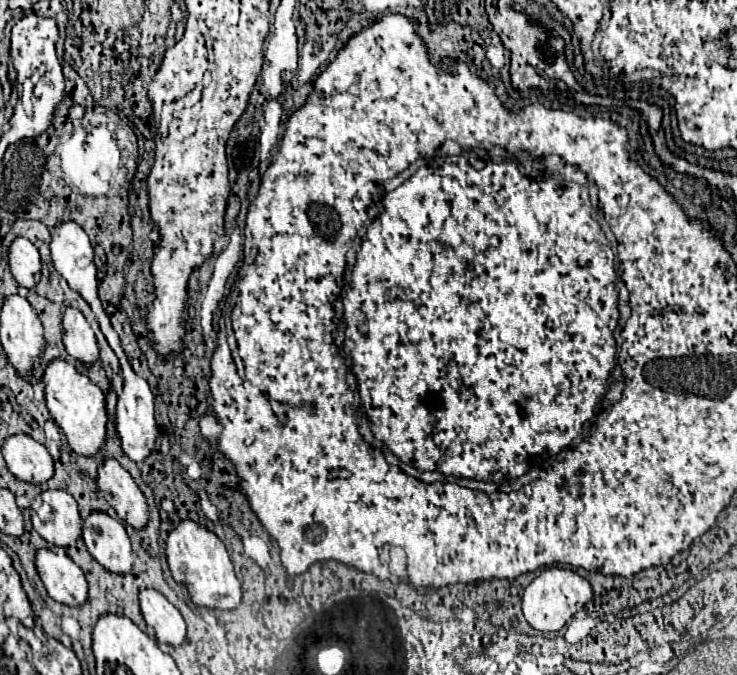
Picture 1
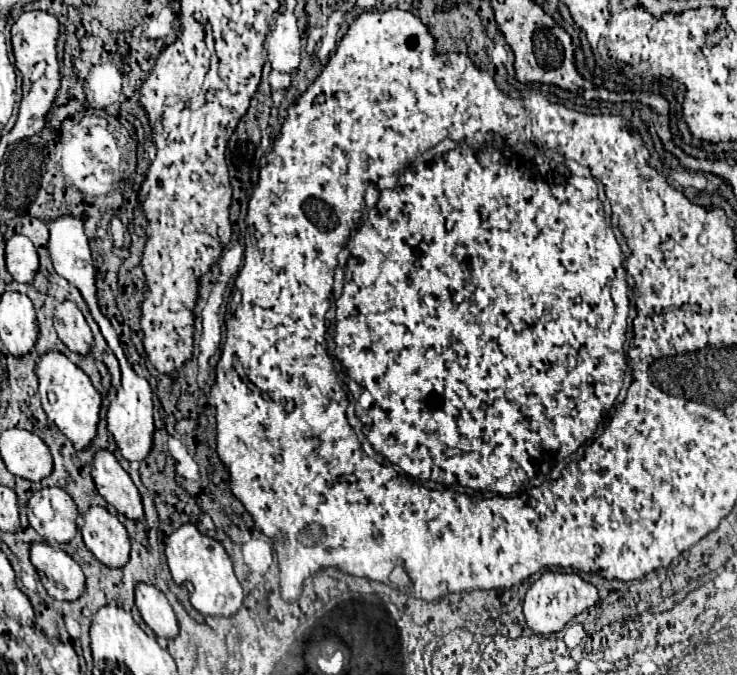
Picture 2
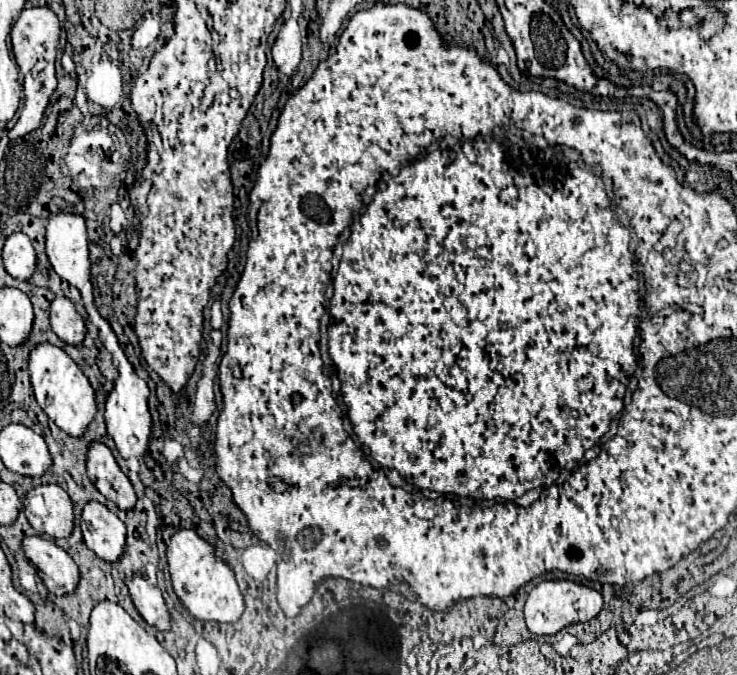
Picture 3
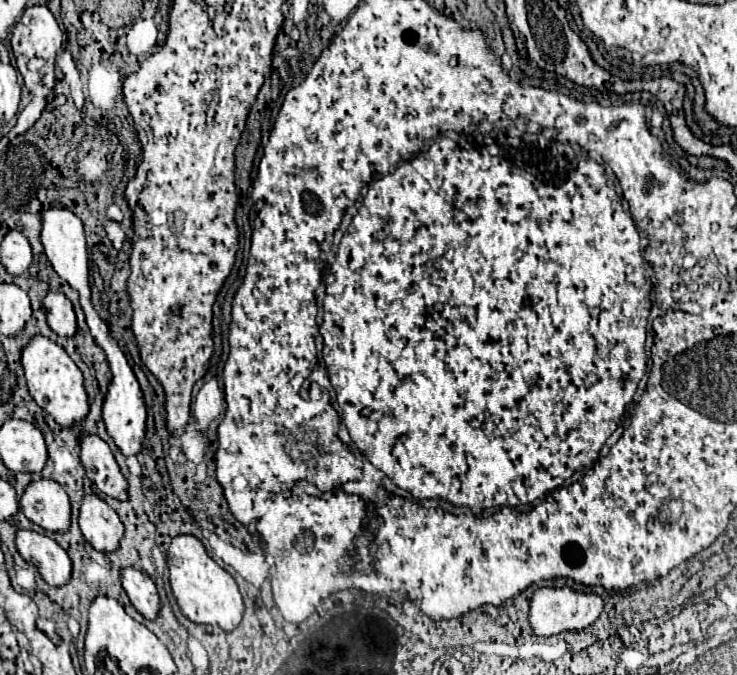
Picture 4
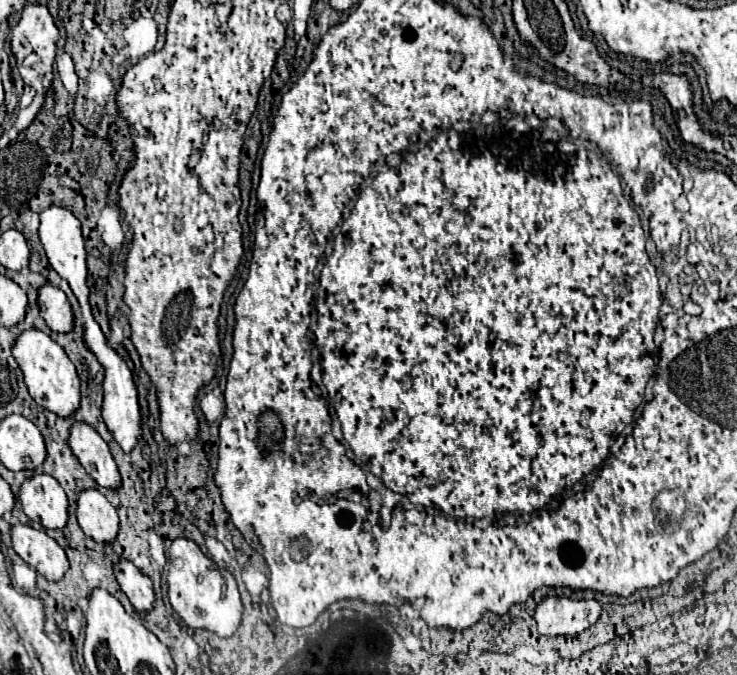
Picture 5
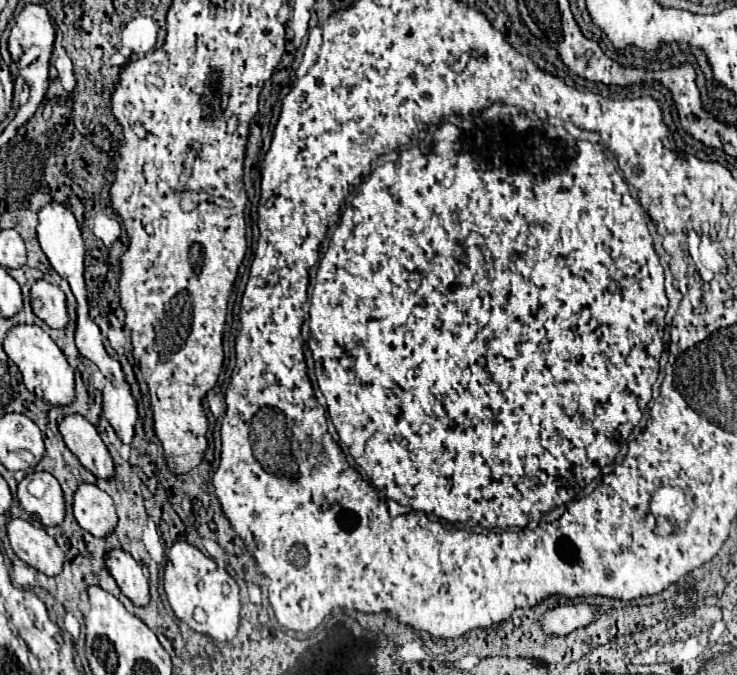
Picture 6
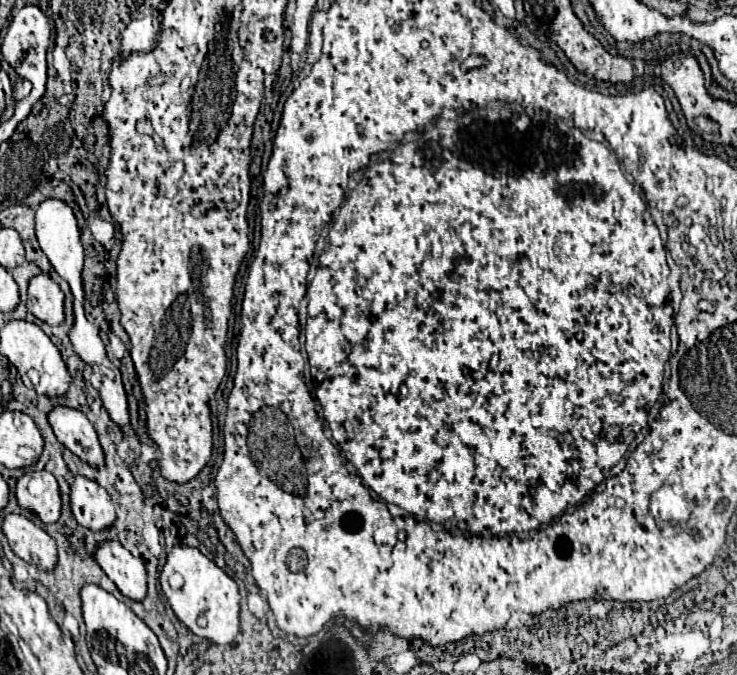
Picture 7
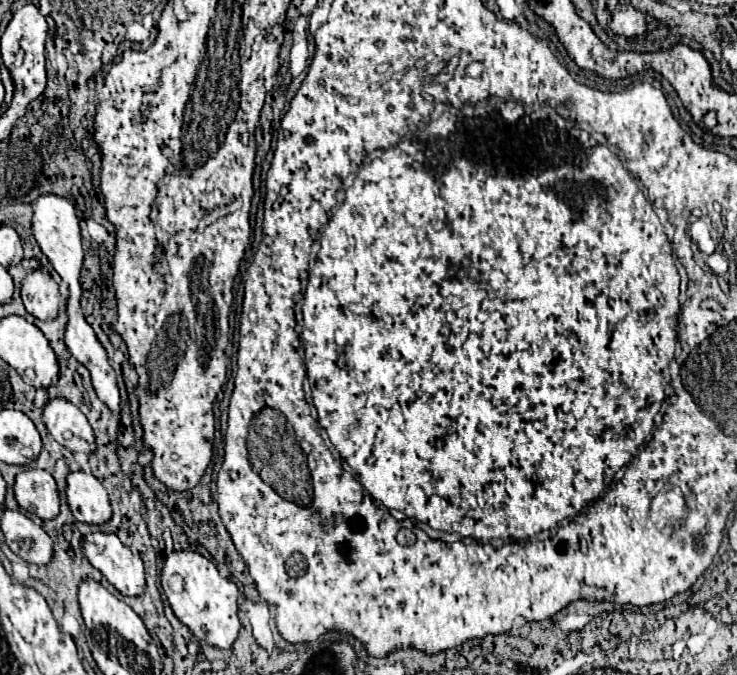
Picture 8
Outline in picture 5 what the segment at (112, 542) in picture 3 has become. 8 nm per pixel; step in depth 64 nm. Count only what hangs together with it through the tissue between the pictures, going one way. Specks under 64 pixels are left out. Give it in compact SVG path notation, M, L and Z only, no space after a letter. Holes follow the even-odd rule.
M84 490L78 496L78 524L86 536L98 544L116 540L120 520L114 506L98 490Z

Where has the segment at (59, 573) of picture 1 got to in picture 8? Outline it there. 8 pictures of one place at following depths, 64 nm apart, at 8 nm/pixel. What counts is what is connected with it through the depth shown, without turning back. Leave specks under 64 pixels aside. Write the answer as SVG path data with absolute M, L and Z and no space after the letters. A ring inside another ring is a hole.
M6 510L2 532L10 550L30 564L48 564L54 554L52 538L18 510Z

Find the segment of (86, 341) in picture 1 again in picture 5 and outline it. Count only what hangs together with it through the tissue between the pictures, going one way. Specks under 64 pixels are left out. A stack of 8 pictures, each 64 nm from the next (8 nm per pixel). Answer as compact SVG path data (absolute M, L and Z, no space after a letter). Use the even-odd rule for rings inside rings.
M44 284L38 294L40 316L46 320L52 332L70 332L74 326L74 314L66 294L50 284Z

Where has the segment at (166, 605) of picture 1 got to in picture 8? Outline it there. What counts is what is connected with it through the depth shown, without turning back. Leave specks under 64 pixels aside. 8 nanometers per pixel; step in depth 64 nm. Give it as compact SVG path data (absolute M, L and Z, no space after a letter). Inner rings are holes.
M94 532L82 540L86 558L124 596L142 596L146 588L144 564L116 534Z

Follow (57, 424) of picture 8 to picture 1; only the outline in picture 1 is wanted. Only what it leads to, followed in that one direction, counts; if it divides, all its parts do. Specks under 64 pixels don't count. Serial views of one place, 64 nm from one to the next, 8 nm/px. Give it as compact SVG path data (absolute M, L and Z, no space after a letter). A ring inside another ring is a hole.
M104 460L98 474L98 486L106 502L116 510L120 520L124 520L128 526L136 530L148 524L150 512L146 498L134 482L134 478L130 476L130 472L124 470L118 464L118 460Z

